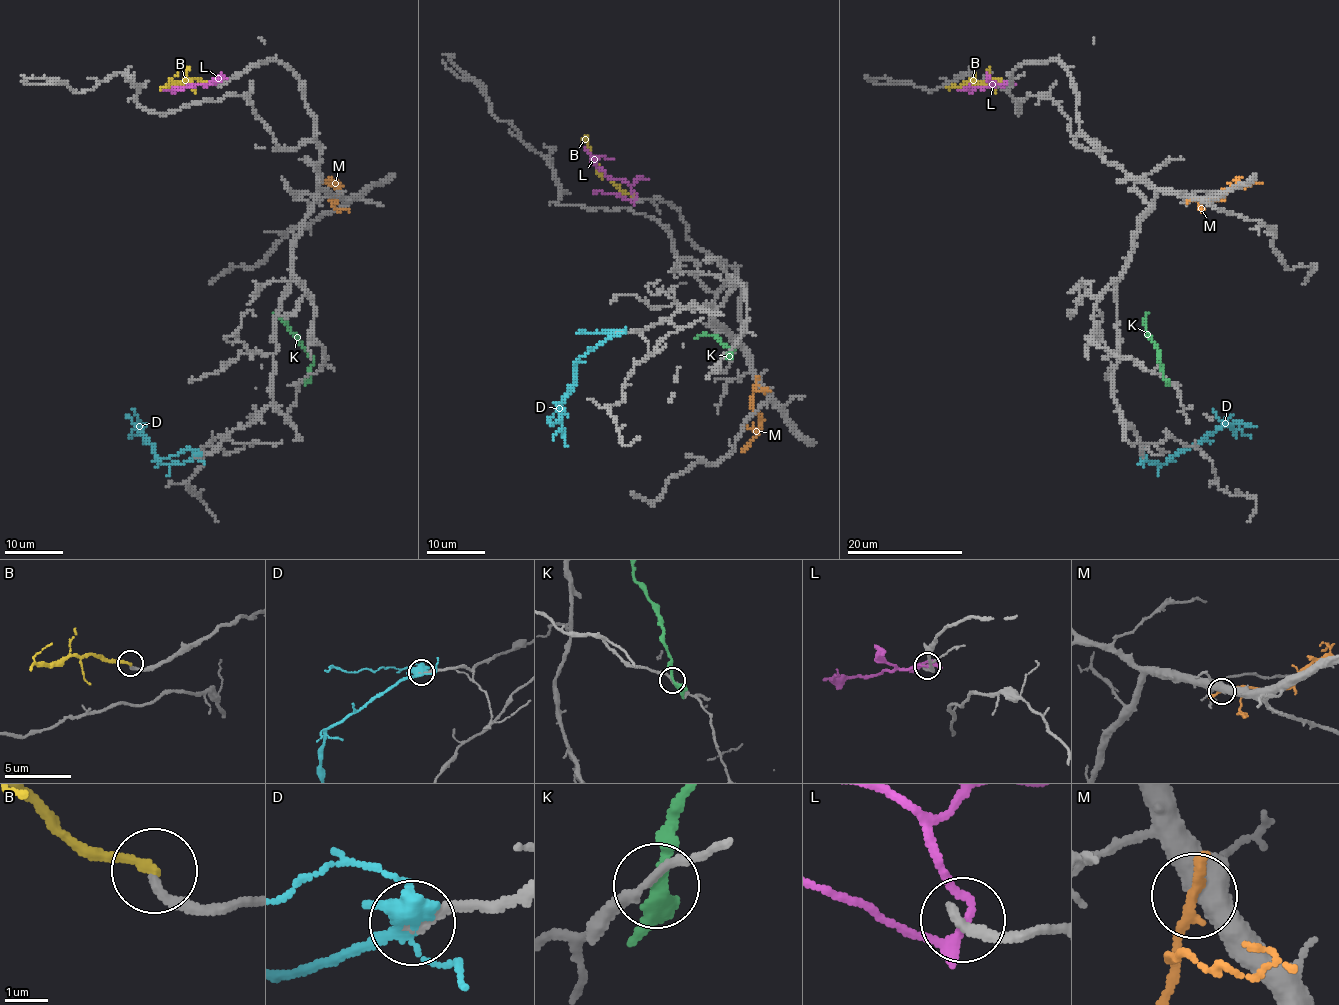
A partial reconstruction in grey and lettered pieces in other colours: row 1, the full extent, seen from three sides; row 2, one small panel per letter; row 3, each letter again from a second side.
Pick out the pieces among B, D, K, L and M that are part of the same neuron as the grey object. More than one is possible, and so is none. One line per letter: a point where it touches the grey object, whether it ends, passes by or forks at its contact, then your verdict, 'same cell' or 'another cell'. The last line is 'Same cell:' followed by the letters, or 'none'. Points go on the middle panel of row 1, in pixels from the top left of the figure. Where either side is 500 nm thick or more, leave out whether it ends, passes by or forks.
B: contact (633, 195); it ends; same cell
D: contact (619, 333); it forks; same cell
K: contact (730, 352); it forks; another cell
L: contact (635, 198); it passes by; another cell
M: contact (756, 381); another cell
Same cell: B, D

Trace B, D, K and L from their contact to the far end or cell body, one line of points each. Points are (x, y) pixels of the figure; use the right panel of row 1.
B: (1006, 82), (987, 79), (980, 83), (945, 88)
D: (1144, 455), (1151, 463), (1164, 463), (1235, 421), (1241, 431), (1249, 437)
K: (1162, 377), (1158, 350), (1146, 332), (1145, 316), (1148, 312)
L: (1009, 83), (967, 89), (968, 85)

